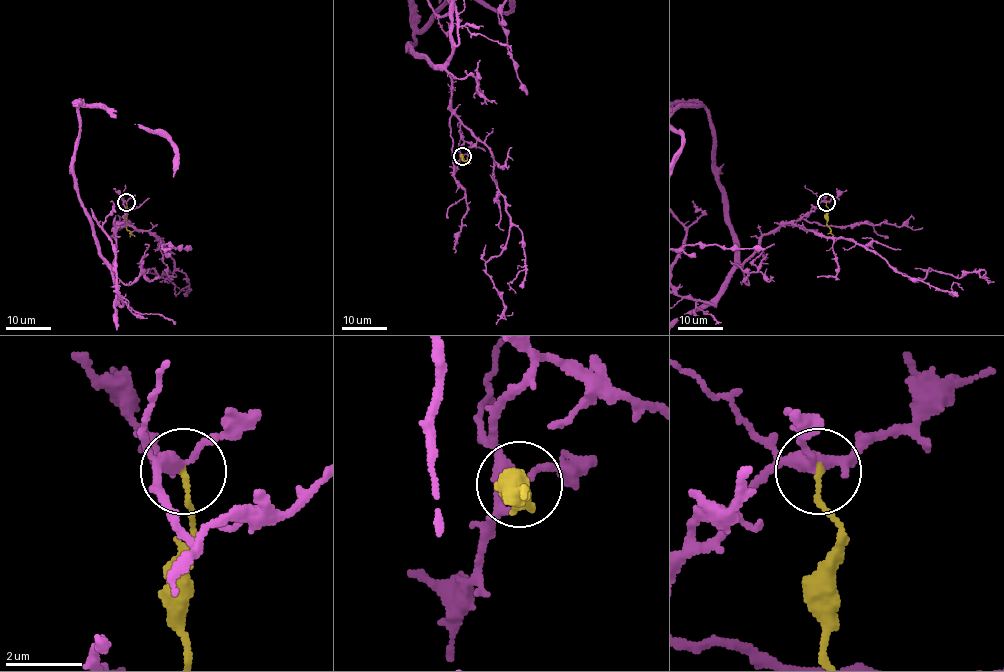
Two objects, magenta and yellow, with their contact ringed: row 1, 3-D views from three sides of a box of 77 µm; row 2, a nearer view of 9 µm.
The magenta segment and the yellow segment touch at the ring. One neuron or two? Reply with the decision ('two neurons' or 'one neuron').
two neurons

